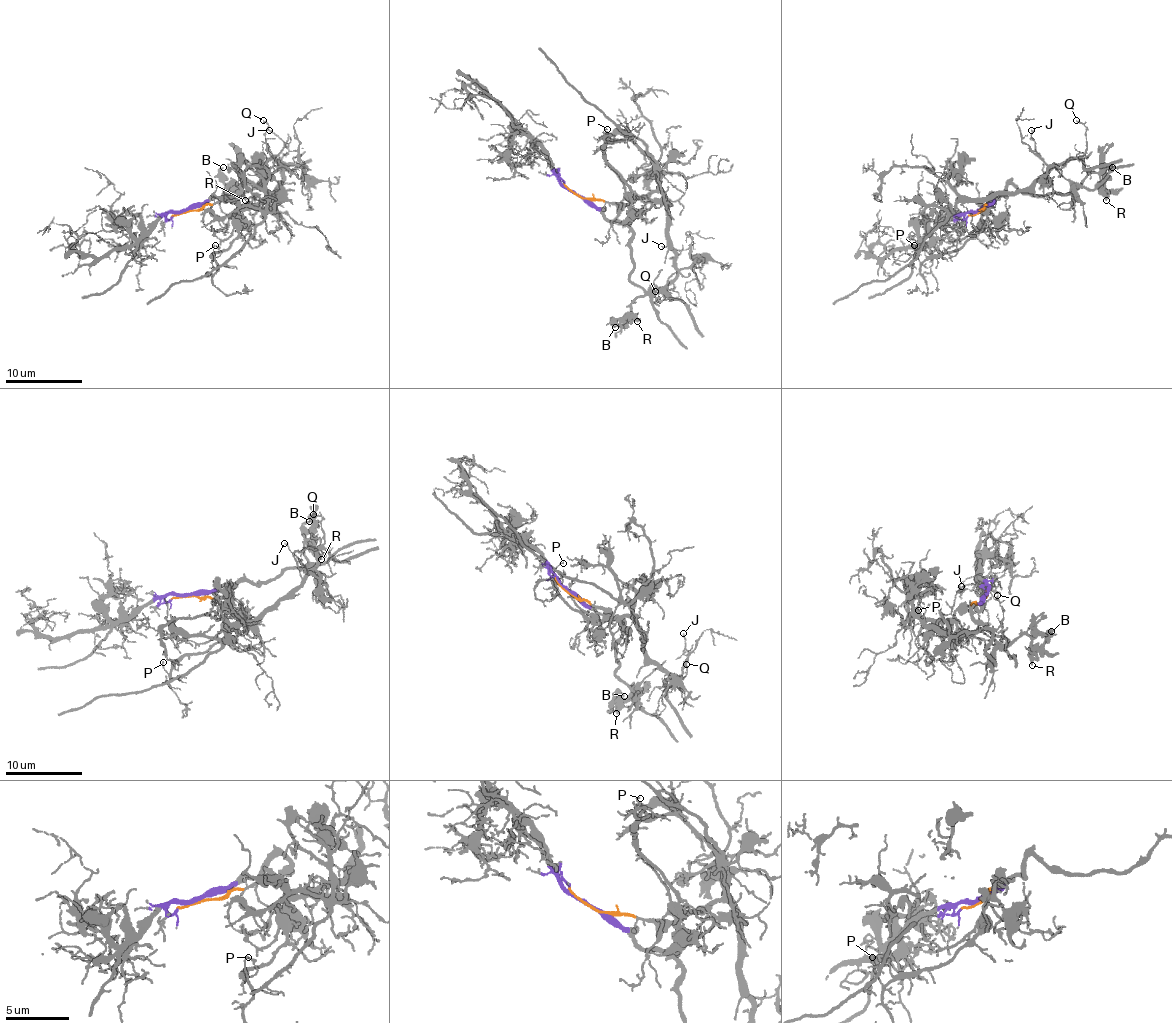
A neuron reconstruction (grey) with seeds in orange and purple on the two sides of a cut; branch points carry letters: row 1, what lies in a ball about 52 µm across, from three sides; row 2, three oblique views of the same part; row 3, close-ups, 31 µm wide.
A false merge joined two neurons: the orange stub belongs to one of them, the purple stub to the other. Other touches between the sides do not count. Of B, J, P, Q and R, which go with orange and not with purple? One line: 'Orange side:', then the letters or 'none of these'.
Orange side: J, P, Q

